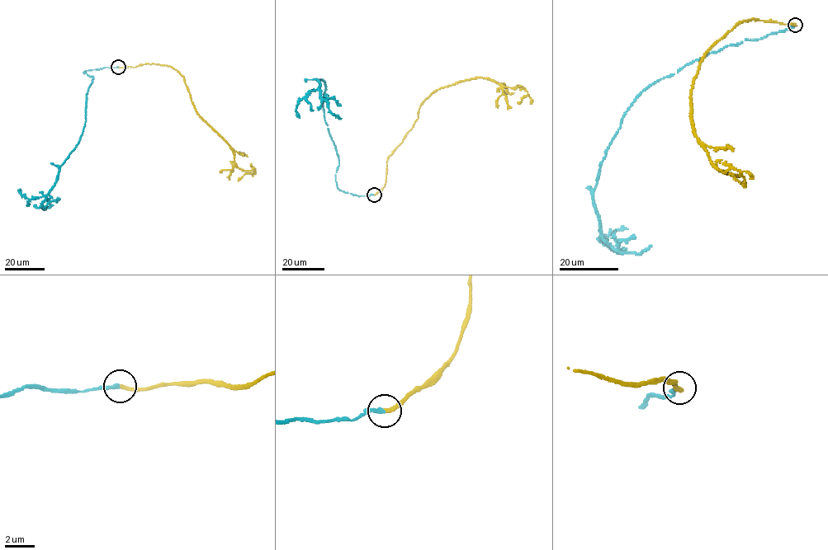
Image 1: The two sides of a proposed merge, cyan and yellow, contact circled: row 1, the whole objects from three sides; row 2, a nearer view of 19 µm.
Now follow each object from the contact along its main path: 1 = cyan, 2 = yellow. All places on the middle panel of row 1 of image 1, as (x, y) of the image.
1: (374, 195), (357, 195), (338, 189), (339, 160), (324, 113), (325, 82), (315, 79), (328, 110), (341, 119)
2: (374, 195), (384, 186), (387, 158), (432, 93), (487, 77), (505, 86), (522, 86), (527, 93), (519, 103)

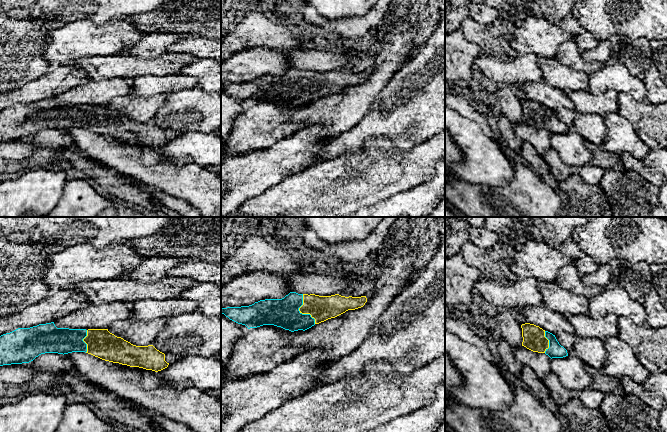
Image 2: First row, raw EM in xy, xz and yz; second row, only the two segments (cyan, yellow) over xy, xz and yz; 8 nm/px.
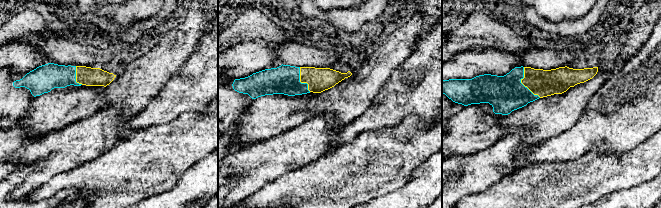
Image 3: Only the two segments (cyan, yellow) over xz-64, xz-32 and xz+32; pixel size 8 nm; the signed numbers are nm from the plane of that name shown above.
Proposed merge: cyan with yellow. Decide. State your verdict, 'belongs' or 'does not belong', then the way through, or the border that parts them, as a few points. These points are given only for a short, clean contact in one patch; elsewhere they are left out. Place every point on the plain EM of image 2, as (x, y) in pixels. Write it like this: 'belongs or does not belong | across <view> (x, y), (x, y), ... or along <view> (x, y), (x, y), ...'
belongs | across xz (284, 89), (301, 89), (306, 86), (321, 84)

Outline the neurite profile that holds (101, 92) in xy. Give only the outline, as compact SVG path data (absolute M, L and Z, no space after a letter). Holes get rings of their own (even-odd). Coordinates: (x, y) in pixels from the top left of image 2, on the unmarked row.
M132 79L87 80L81 85L55 96L54 100L57 104L107 105L112 99L129 95L132 91Z

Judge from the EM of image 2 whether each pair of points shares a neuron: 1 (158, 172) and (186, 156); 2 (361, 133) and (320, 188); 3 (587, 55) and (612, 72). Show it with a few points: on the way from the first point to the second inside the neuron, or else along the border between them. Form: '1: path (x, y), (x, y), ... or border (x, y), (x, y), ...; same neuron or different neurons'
1: border (156, 148), (178, 164), (198, 165); different neurons
2: border (364, 143), (359, 150), (353, 153), (322, 162); different neurons
3: border (602, 64), (622, 64), (625, 67); different neurons

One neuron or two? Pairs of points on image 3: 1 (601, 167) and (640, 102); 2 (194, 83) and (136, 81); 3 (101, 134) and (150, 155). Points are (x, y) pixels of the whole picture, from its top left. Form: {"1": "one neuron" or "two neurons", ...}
{"1": "two neurons", "2": "two neurons", "3": "two neurons"}

